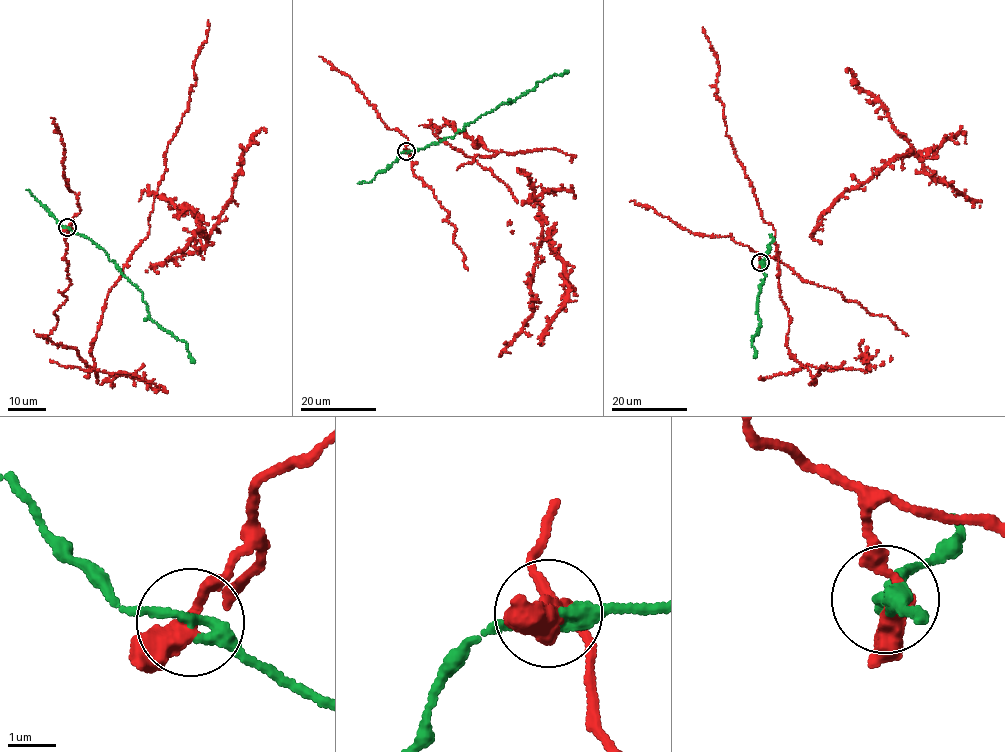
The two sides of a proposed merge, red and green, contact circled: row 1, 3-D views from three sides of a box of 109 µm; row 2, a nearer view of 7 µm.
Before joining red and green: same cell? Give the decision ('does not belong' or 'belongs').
does not belong

